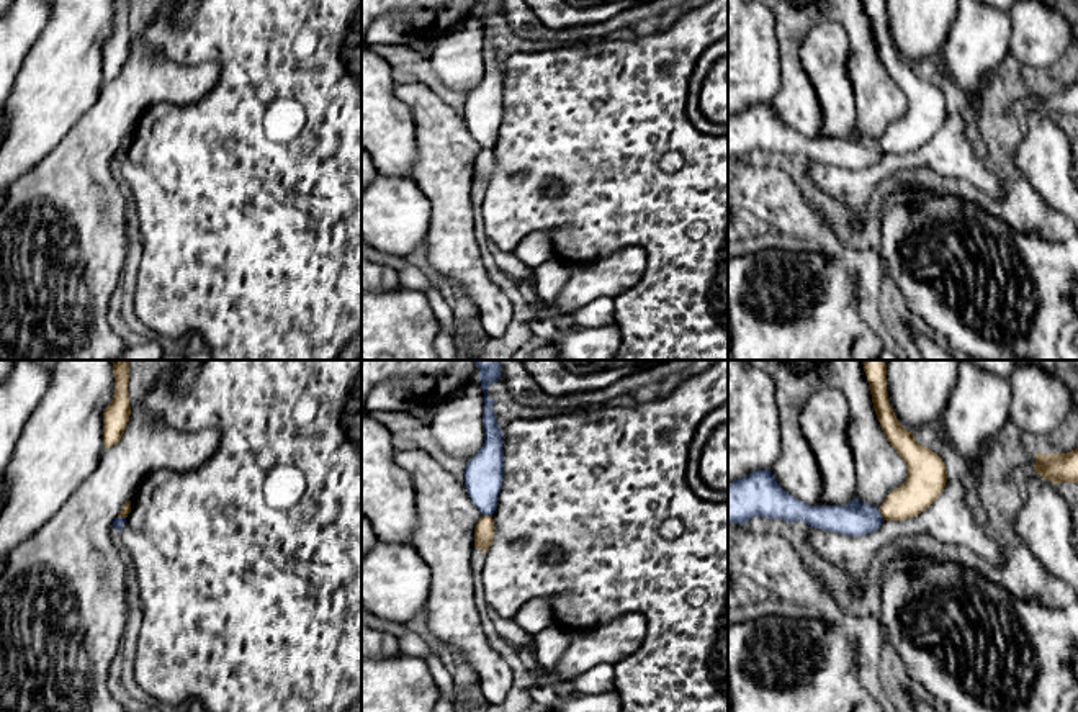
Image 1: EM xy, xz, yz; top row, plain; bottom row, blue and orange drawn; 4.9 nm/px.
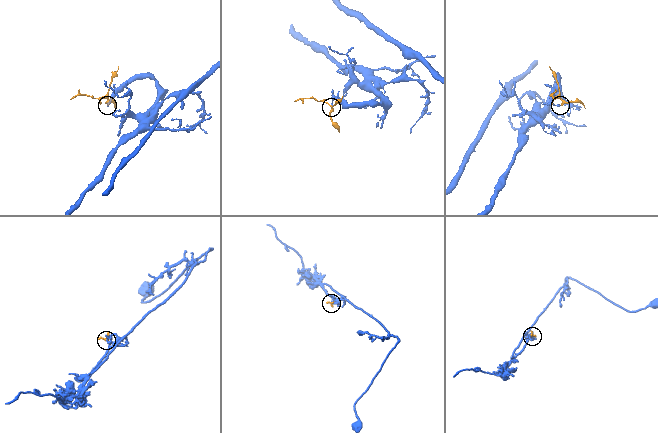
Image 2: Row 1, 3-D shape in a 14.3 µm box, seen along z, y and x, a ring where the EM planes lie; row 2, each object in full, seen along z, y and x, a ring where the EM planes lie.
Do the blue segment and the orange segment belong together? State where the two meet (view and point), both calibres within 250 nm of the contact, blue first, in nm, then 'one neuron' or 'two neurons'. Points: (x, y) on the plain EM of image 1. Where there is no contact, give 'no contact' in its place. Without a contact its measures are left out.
yz (880, 148) | 170/180 nm | two neurons

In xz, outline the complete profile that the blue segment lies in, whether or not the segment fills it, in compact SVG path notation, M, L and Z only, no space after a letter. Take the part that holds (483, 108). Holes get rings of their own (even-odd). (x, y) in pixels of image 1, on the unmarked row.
M478 0L481 21L484 26L484 77L481 83L468 95L465 101L465 119L473 137L481 144L483 149L492 149L497 141L497 129L502 119L504 110L504 87L502 87L502 62L497 59L496 47L492 43L494 33L487 29L487 21L501 13L501 0Z

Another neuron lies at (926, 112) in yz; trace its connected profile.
M864 0L864 5L880 61L908 103L906 115L887 129L878 144L883 154L906 154L941 129L947 116L945 97L898 56L888 36L887 0Z

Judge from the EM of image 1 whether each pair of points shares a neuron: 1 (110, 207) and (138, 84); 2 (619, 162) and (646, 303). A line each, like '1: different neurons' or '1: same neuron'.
1: same neuron
2: same neuron

